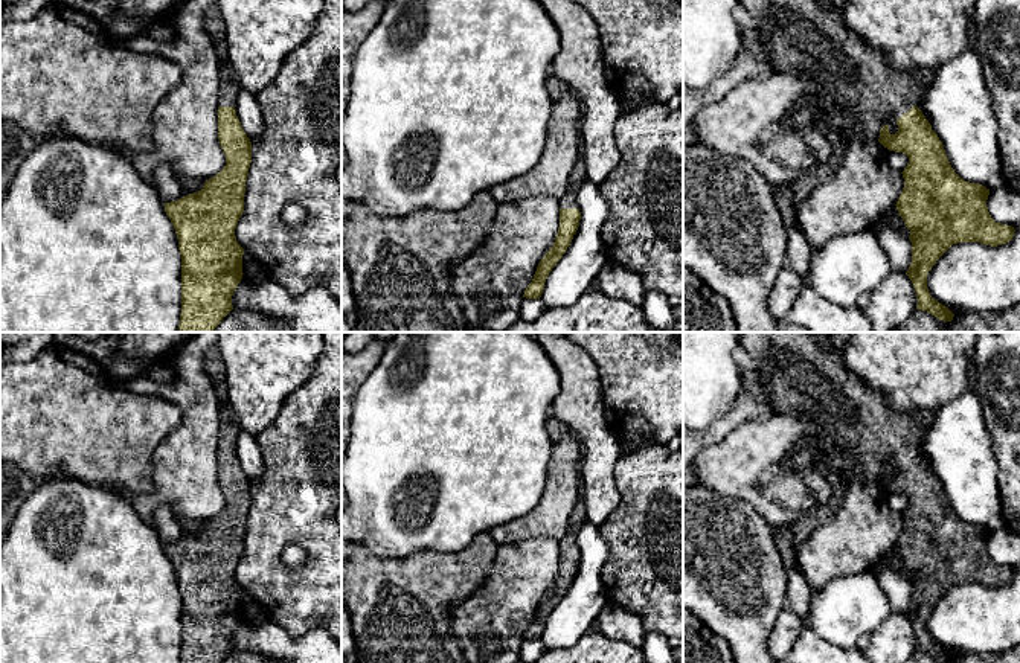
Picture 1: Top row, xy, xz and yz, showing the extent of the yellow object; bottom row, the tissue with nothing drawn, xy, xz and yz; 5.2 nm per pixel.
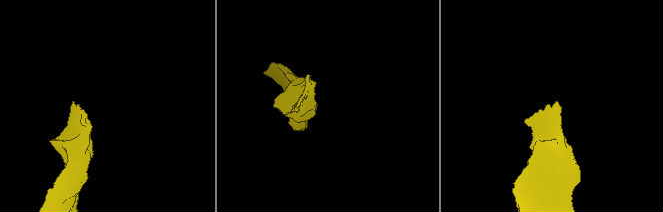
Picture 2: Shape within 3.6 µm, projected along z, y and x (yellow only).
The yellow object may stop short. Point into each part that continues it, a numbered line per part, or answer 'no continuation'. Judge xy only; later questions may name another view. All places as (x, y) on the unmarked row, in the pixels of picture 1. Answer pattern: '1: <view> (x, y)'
1: xy (229, 429)

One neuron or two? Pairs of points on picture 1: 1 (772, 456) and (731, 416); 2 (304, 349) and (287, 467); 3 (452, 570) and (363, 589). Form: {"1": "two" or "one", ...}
{"1": "two", "2": "two", "3": "one"}

